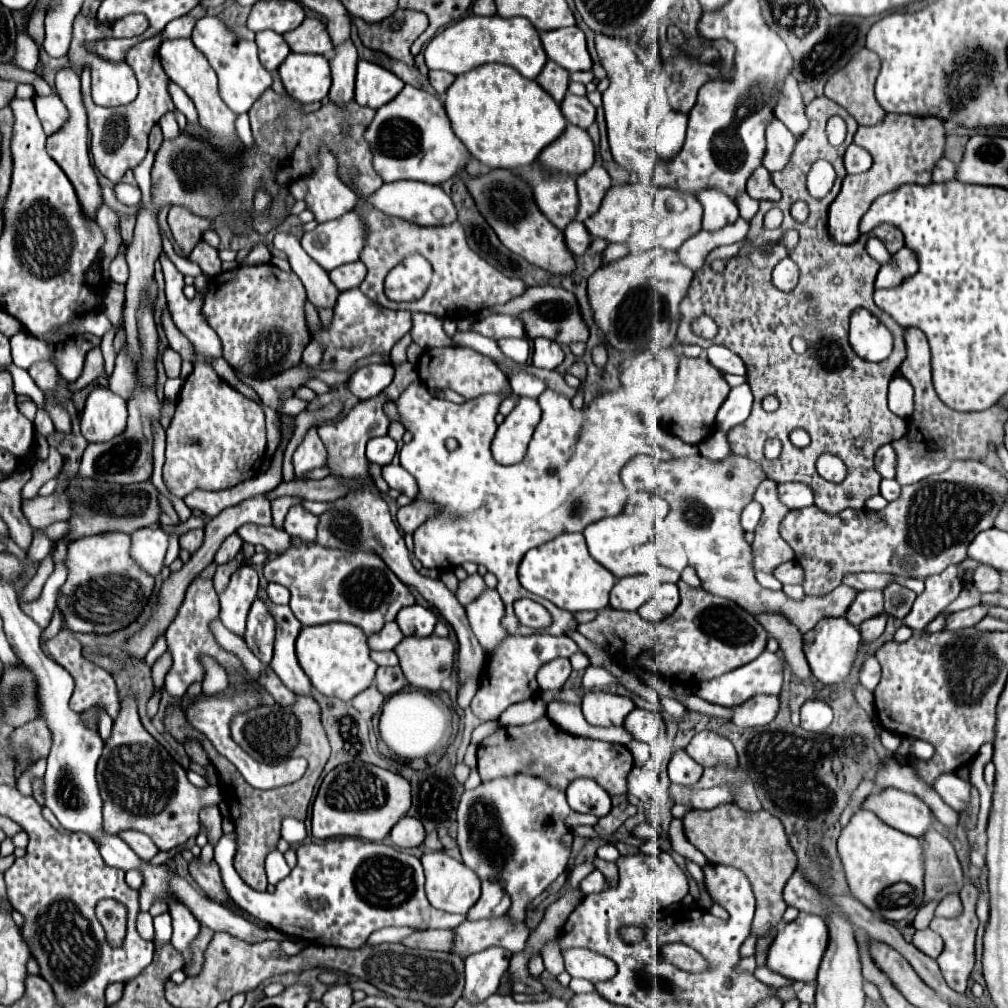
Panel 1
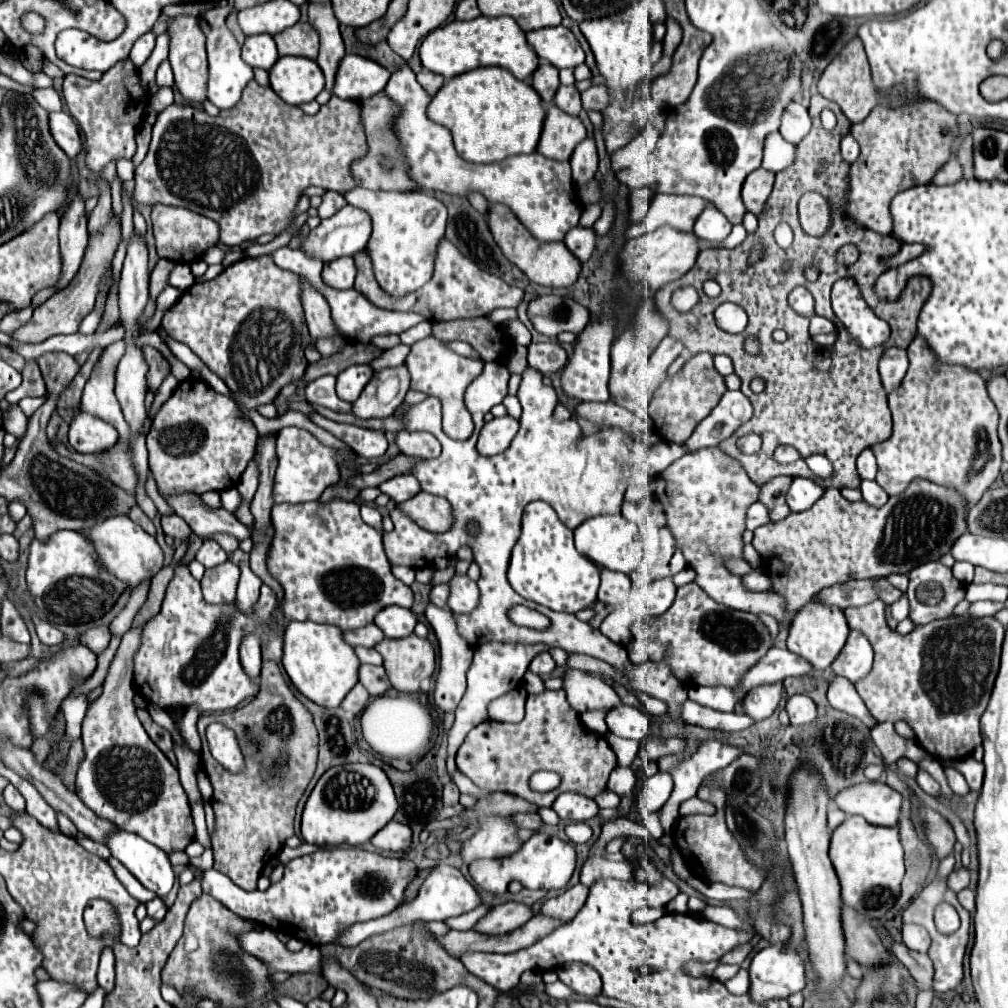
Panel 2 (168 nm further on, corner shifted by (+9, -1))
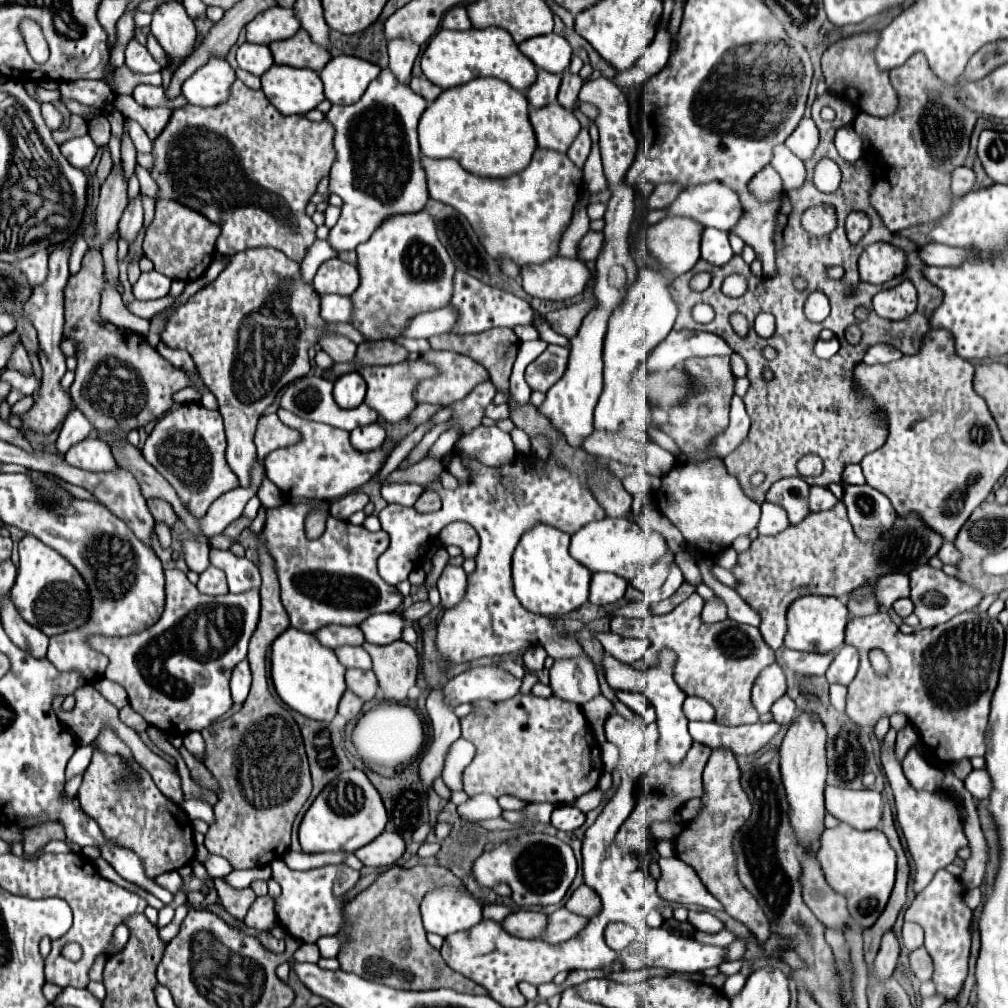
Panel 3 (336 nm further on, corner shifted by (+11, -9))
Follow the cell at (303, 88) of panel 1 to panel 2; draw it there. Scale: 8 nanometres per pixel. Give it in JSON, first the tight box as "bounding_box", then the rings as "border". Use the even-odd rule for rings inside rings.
{"bounding_box":[270,57,324,105],"border":[[[278,57],[272,65],[270,87],[282,101],[290,105],[302,105],[324,89],[324,75],[316,61],[306,57]]]}

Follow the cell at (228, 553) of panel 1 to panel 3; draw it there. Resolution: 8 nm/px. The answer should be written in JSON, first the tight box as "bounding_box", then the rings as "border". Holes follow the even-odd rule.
{"bounding_box":[182,539,210,573],"border":[[[206,539],[184,541],[182,553],[184,553],[186,565],[188,565],[190,571],[202,573],[202,571],[206,571],[210,567],[210,545],[208,545]]]}

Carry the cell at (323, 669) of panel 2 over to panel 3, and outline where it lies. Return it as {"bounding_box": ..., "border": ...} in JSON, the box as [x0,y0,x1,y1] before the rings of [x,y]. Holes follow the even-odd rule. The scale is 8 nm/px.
{"bounding_box":[272,627,346,721],"border":[[[288,627],[272,643],[272,681],[276,693],[288,707],[302,715],[320,721],[332,721],[338,711],[338,703],[346,691],[344,675],[346,667],[338,661],[336,653],[328,647],[322,647],[320,641],[310,633]]]}

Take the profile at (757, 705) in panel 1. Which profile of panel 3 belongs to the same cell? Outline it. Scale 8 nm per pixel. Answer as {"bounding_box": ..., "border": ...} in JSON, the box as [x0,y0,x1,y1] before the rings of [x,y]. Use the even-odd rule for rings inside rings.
{"bounding_box":[752,663,786,715],"border":[[[778,663],[766,667],[752,687],[752,703],[760,715],[768,713],[772,705],[786,693],[786,677]]]}

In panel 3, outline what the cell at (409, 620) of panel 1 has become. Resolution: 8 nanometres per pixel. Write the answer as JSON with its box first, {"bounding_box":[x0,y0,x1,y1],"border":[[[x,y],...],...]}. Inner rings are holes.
{"bounding_box":[360,613,404,645],"border":[[[380,613],[368,617],[360,629],[364,631],[364,637],[368,643],[374,645],[388,645],[398,639],[402,639],[404,631],[404,617],[400,613]]]}

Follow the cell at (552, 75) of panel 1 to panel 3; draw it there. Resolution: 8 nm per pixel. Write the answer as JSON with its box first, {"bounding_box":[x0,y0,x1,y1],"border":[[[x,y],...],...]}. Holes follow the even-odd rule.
{"bounding_box":[526,69,560,109],"border":[[[538,69],[538,77],[536,77],[534,85],[530,85],[530,89],[526,91],[526,97],[532,107],[536,107],[536,109],[546,107],[550,103],[556,103],[558,87],[560,87],[560,75]]]}

